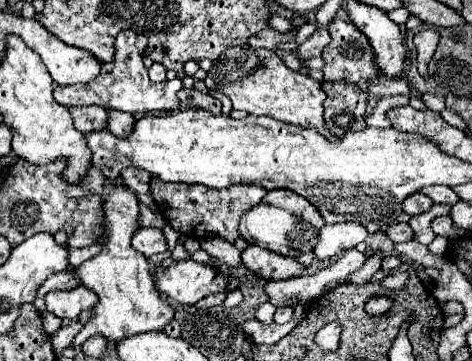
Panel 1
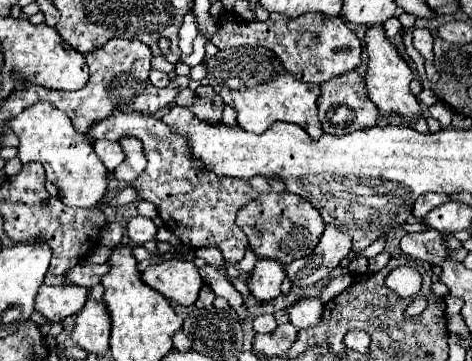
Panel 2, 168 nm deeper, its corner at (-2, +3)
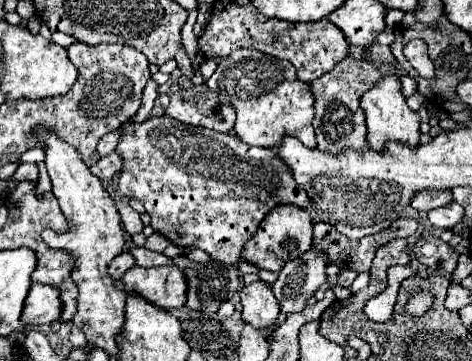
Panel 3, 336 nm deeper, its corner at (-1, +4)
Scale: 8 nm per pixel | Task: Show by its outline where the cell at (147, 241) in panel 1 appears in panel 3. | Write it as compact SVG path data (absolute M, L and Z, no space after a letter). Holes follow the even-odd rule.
M118 202L116 204L118 212L120 212L120 218L122 218L122 224L124 224L124 230L132 236L132 234L140 234L144 230L144 224L140 220L140 214L136 210L132 210L132 206L128 202Z

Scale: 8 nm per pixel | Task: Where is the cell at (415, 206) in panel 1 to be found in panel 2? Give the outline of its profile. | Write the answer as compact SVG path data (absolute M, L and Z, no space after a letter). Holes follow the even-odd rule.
M425 193L425 195L421 195L421 197L415 201L413 215L419 217L419 219L423 219L431 209L439 207L439 205L445 203L445 201L449 201L447 195L441 195L441 193Z

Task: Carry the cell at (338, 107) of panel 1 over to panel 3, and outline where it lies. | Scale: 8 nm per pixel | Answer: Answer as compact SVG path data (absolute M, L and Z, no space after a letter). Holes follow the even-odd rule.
M348 56L334 70L330 70L328 74L324 74L322 78L310 84L316 98L314 130L316 130L316 142L320 150L330 150L330 154L336 154L338 150L348 150L348 148L364 150L368 146L366 118L364 118L364 110L360 108L360 98L366 90L370 90L370 86L378 82L380 76L382 74L374 64Z

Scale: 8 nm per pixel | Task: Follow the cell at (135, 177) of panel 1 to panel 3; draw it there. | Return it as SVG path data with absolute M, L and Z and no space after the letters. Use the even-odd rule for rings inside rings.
M110 152L108 156L100 158L100 162L96 162L90 170L94 176L102 178L102 180L110 180L114 176L118 176L124 168L124 158L118 152Z

